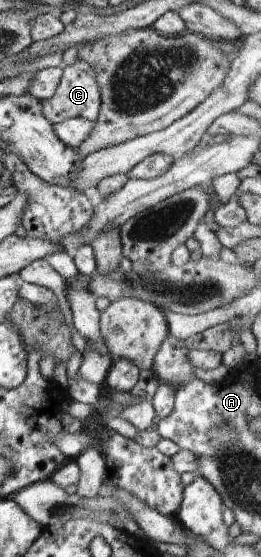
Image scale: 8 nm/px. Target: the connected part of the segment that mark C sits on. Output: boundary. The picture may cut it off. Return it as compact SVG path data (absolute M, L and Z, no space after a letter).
M83 59L75 60L73 65L64 65L63 76L57 89L49 99L41 101L40 104L43 117L51 124L79 117L96 122L101 109L101 87L99 87L95 69Z

